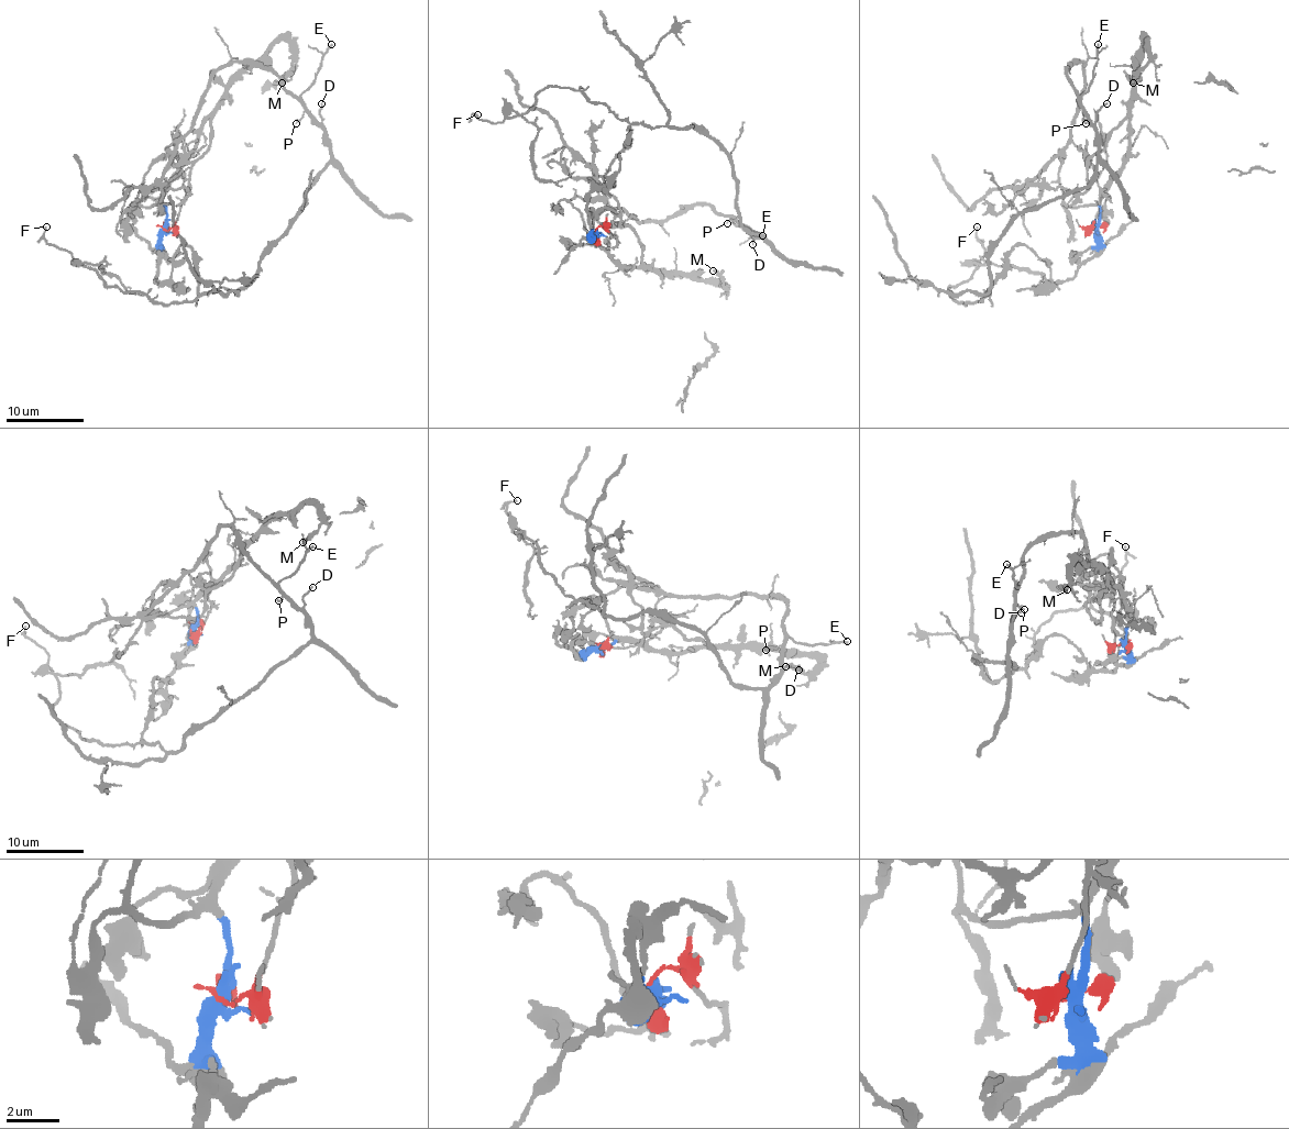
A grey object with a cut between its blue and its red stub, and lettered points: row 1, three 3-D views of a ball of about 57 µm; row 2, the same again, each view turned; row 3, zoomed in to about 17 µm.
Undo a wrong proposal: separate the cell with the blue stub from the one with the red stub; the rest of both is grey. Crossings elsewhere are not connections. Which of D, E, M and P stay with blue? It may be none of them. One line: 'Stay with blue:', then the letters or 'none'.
Stay with blue: M

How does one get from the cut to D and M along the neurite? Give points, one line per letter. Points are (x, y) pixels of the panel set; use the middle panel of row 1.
D: (593, 233), (601, 225), (616, 238), (601, 223), (604, 210), (649, 222), (701, 205), (751, 230), (753, 245)
M: (594, 233), (596, 241), (626, 266), (695, 272), (703, 279), (715, 279), (723, 286), (723, 279), (713, 270)

